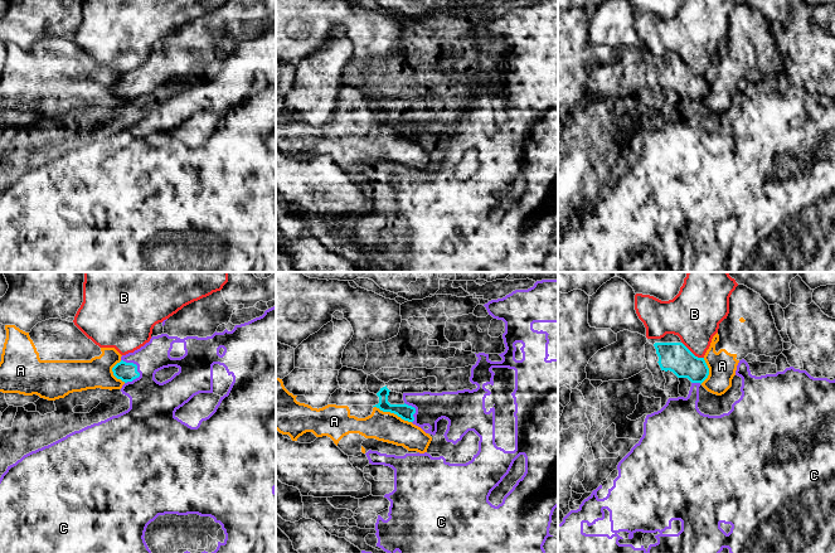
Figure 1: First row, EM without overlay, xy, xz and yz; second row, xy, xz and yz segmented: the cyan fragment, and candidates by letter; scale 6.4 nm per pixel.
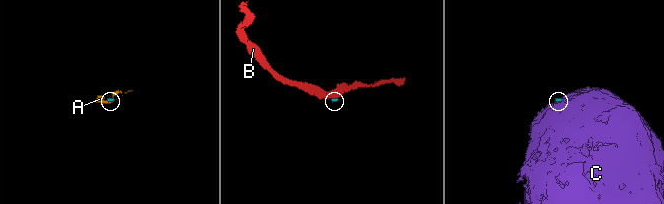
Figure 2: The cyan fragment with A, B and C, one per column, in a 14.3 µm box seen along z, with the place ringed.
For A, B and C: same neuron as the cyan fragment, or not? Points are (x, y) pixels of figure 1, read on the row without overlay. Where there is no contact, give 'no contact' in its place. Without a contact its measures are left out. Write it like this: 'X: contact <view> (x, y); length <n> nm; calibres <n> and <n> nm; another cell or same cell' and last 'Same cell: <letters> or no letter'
A: contact xz (393, 130); length 260 nm; calibres 100 and 190 nm; another cell
B: contact yz (692, 71); length 180 nm; calibres 190 and 340 nm; another cell
C: contact xy (132, 81); length 170 nm; calibres 120 and 260 nm; another cell
Same cell: no letter

